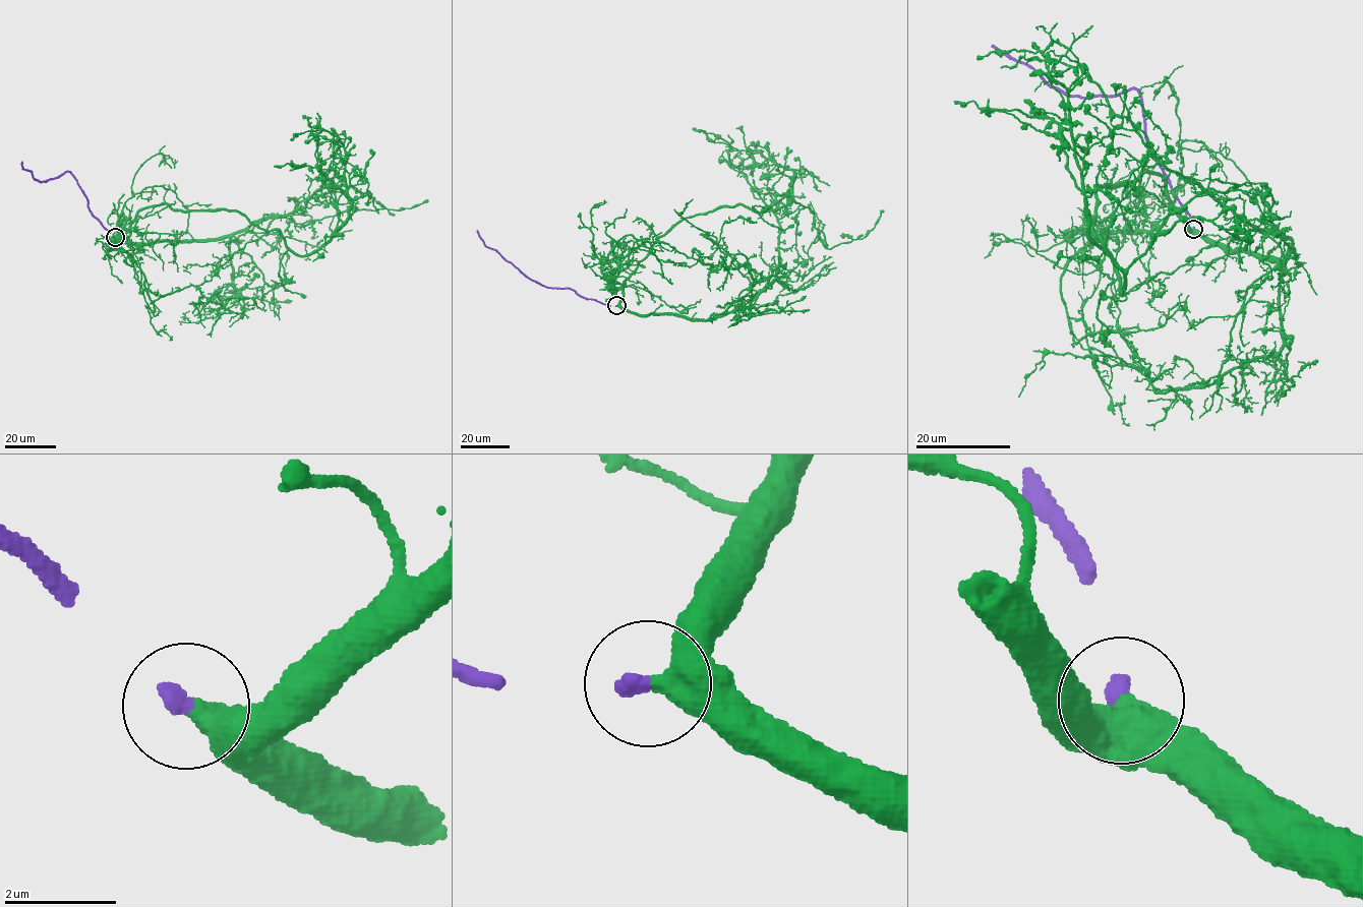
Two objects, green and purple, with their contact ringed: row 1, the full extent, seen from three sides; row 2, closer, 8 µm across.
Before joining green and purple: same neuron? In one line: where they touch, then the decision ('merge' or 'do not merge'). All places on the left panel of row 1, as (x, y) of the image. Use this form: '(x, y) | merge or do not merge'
(115, 237) | merge

